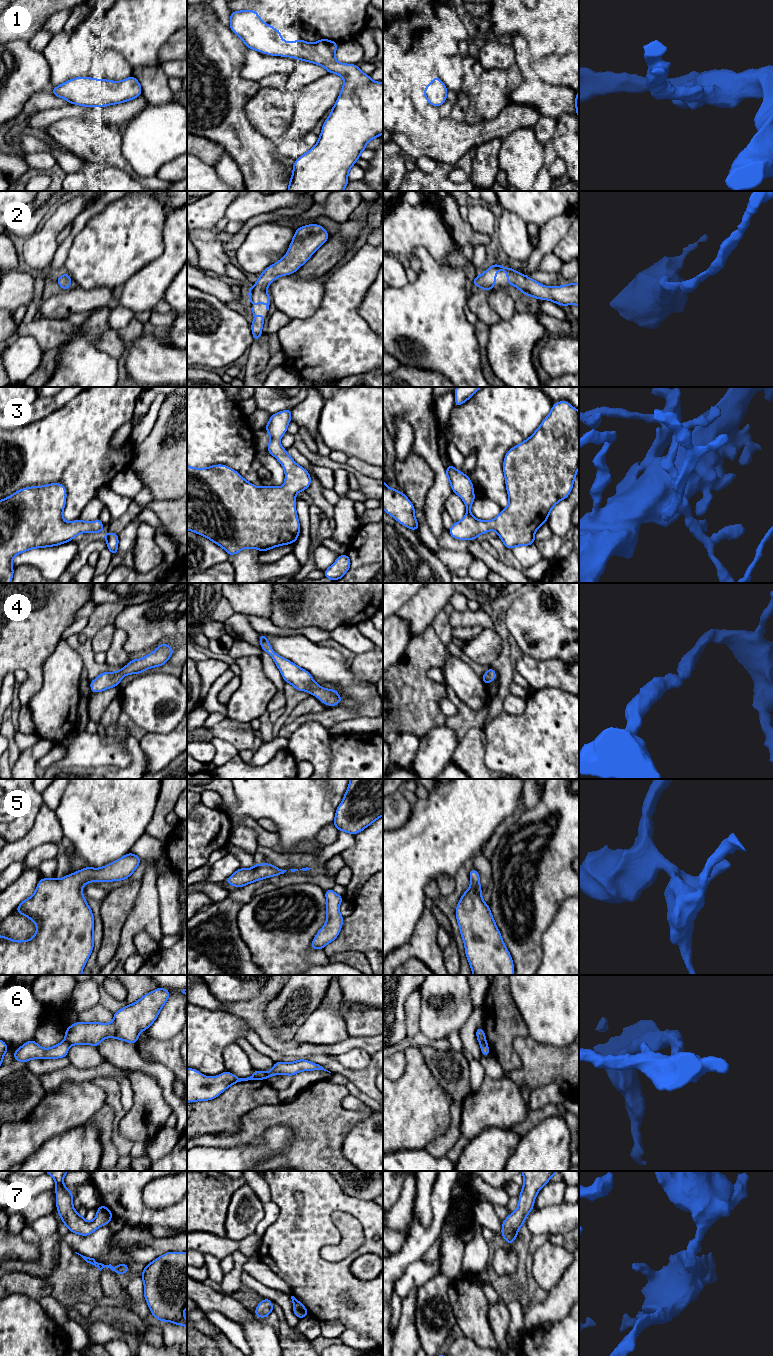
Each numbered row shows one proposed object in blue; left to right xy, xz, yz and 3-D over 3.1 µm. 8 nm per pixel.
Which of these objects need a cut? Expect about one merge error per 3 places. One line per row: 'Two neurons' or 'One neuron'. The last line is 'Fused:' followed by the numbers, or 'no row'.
1: One neuron
2: One neuron
3: One neuron
4: One neuron
5: One neuron
6: Two neurons
7: One neuron
Fused: 6

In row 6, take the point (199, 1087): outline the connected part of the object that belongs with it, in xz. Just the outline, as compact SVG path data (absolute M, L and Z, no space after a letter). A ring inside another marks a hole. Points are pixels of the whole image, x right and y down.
M187 1068L187 1103L215 1099L233 1084L256 1079L266 1080L265 1073L255 1070L250 1077L239 1078L231 1072L225 1071L217 1076L207 1077L196 1069Z

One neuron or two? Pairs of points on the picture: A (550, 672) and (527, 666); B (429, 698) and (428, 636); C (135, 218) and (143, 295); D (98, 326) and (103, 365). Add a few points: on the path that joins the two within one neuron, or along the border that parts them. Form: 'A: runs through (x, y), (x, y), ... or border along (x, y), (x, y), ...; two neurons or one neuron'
A: runs through (544, 672), (533, 671); one neuron
B: runs through (421, 683), (421, 655), (425, 651); one neuron
C: border along (160, 256), (138, 270), (123, 285); two neurons
D: runs through (93, 336), (93, 355); one neuron

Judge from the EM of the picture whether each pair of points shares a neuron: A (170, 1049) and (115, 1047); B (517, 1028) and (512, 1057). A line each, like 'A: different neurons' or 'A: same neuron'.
A: different neurons
B: same neuron

